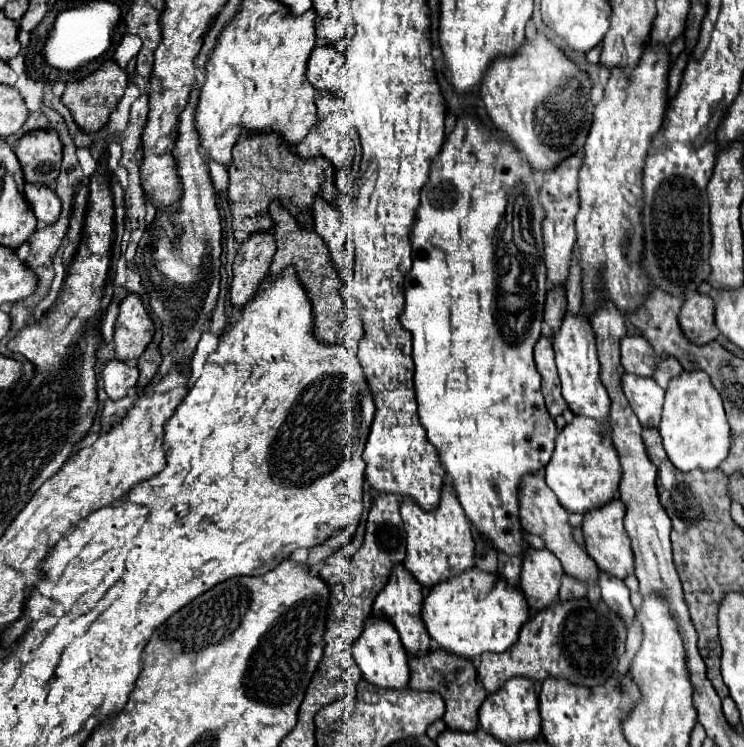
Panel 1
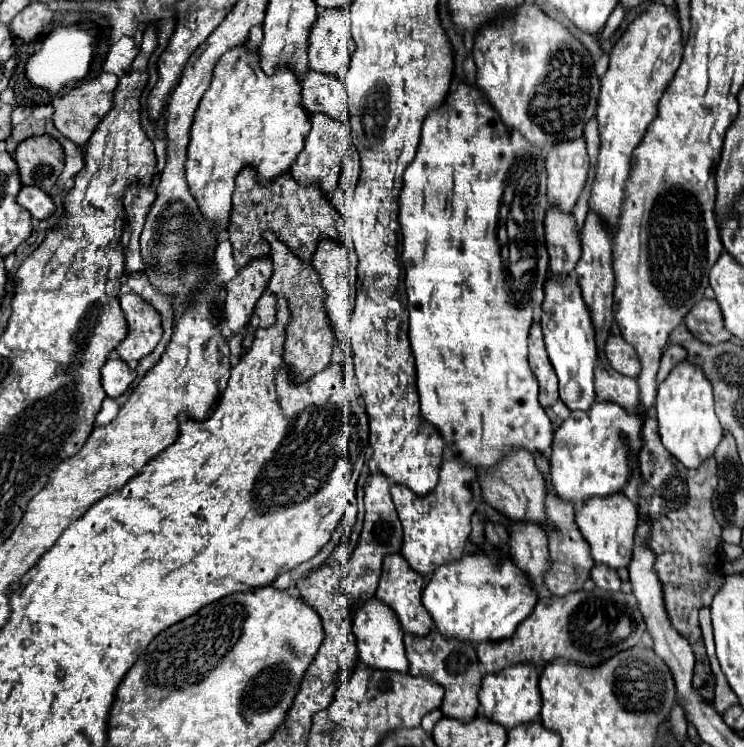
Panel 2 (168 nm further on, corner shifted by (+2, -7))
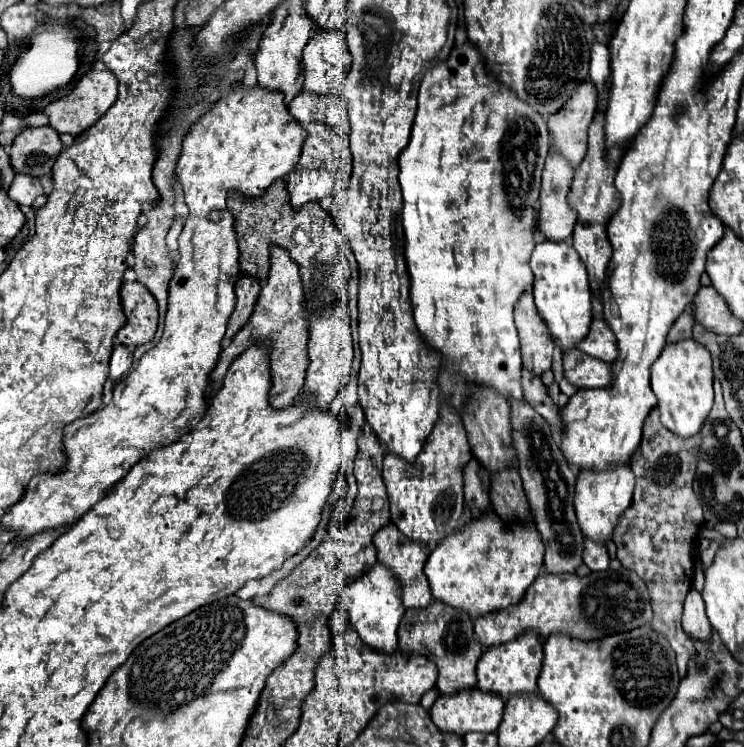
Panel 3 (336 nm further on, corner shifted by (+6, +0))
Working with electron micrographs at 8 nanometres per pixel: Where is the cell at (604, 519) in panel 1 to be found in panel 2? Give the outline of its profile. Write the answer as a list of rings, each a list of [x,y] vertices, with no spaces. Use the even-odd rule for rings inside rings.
[[[616,492],[612,496],[592,496],[592,500],[586,500],[578,512],[576,512],[576,524],[584,536],[584,540],[592,548],[594,562],[608,564],[610,568],[626,566],[632,558],[634,548],[634,532],[638,524],[638,512],[634,502],[624,496],[624,492]]]

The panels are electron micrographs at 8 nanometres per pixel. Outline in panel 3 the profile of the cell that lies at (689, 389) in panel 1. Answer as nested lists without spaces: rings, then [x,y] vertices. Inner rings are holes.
[[[694,339],[666,345],[664,351],[660,353],[660,357],[656,359],[656,363],[652,365],[652,391],[658,397],[662,425],[682,439],[690,439],[696,433],[700,433],[700,429],[704,427],[704,421],[708,419],[708,413],[712,409],[712,399],[714,399],[712,381],[714,381],[712,379],[712,359],[710,359],[708,349],[704,349],[704,345],[698,345]]]

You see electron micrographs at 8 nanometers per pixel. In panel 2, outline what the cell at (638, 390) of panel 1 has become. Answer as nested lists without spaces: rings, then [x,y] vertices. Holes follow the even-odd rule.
[[[596,364],[594,370],[594,382],[596,382],[596,398],[610,400],[620,404],[622,408],[636,410],[638,408],[638,386],[634,378],[622,376],[612,368],[604,368],[602,364]]]

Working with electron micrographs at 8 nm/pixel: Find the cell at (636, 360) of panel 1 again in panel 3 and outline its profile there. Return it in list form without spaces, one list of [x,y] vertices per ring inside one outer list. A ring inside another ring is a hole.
[[[592,321],[590,333],[578,343],[578,347],[606,363],[614,363],[618,357],[618,343],[612,329],[604,321]]]

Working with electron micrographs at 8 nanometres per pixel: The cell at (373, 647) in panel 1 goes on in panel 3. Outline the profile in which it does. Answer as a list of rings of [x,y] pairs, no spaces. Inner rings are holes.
[[[378,563],[370,573],[364,573],[360,579],[352,581],[344,589],[342,603],[348,609],[352,627],[370,649],[380,653],[392,653],[394,647],[398,649],[398,623],[404,615],[404,607],[400,605],[398,581],[392,577],[392,573],[388,573],[388,569]]]

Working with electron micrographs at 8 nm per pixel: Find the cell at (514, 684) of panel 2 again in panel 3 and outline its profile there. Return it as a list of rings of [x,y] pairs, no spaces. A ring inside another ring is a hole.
[[[524,633],[516,641],[484,651],[476,671],[478,687],[486,693],[498,693],[504,699],[508,699],[512,693],[534,693],[540,667],[542,667],[542,643],[538,641],[538,635]]]

